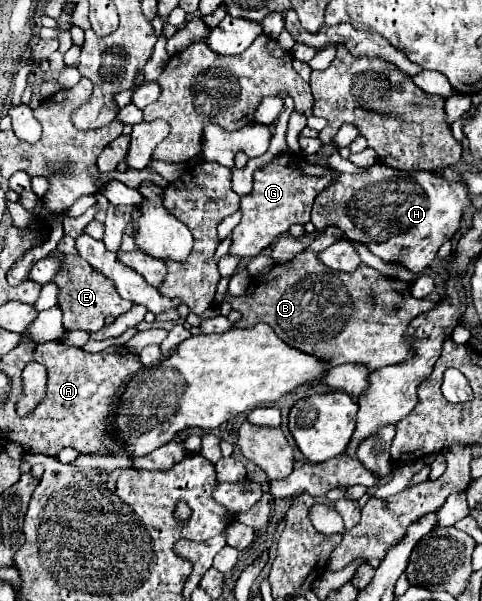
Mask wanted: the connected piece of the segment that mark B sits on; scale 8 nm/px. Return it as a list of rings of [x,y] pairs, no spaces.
[[[315,238],[307,250],[291,262],[275,264],[269,274],[251,278],[249,288],[241,296],[227,292],[225,302],[243,316],[239,328],[265,322],[291,348],[325,360],[329,368],[337,364],[363,364],[375,370],[413,358],[409,348],[411,340],[403,334],[415,316],[435,304],[413,298],[407,282],[389,280],[369,266],[359,266],[355,272],[325,268],[317,258],[323,248],[323,240],[319,242],[319,238]]]

